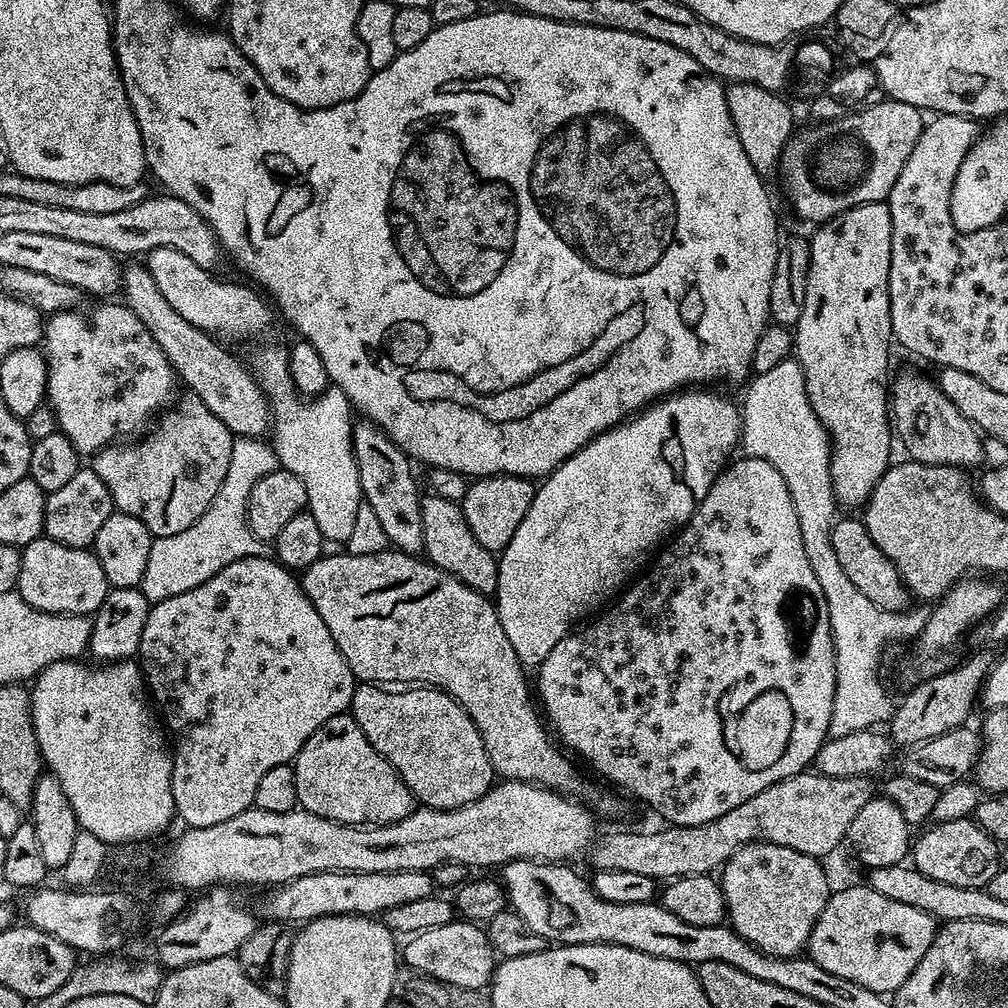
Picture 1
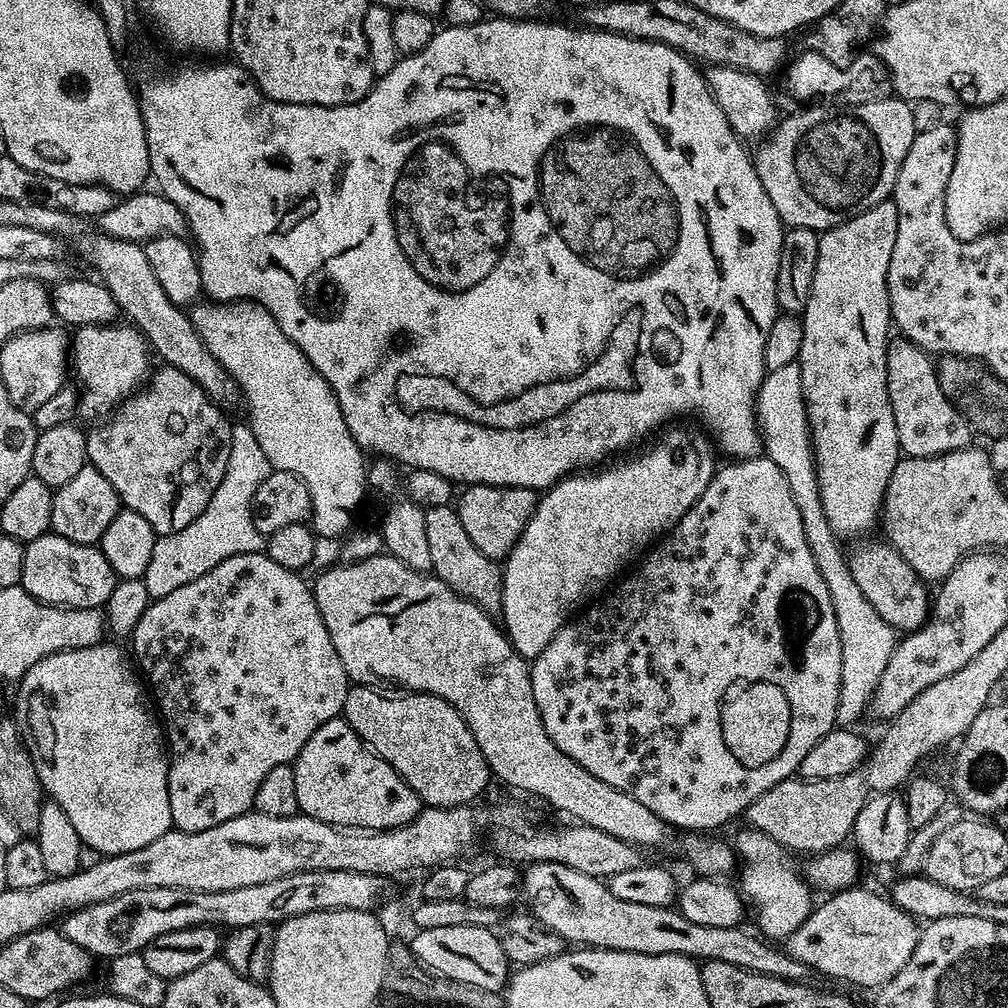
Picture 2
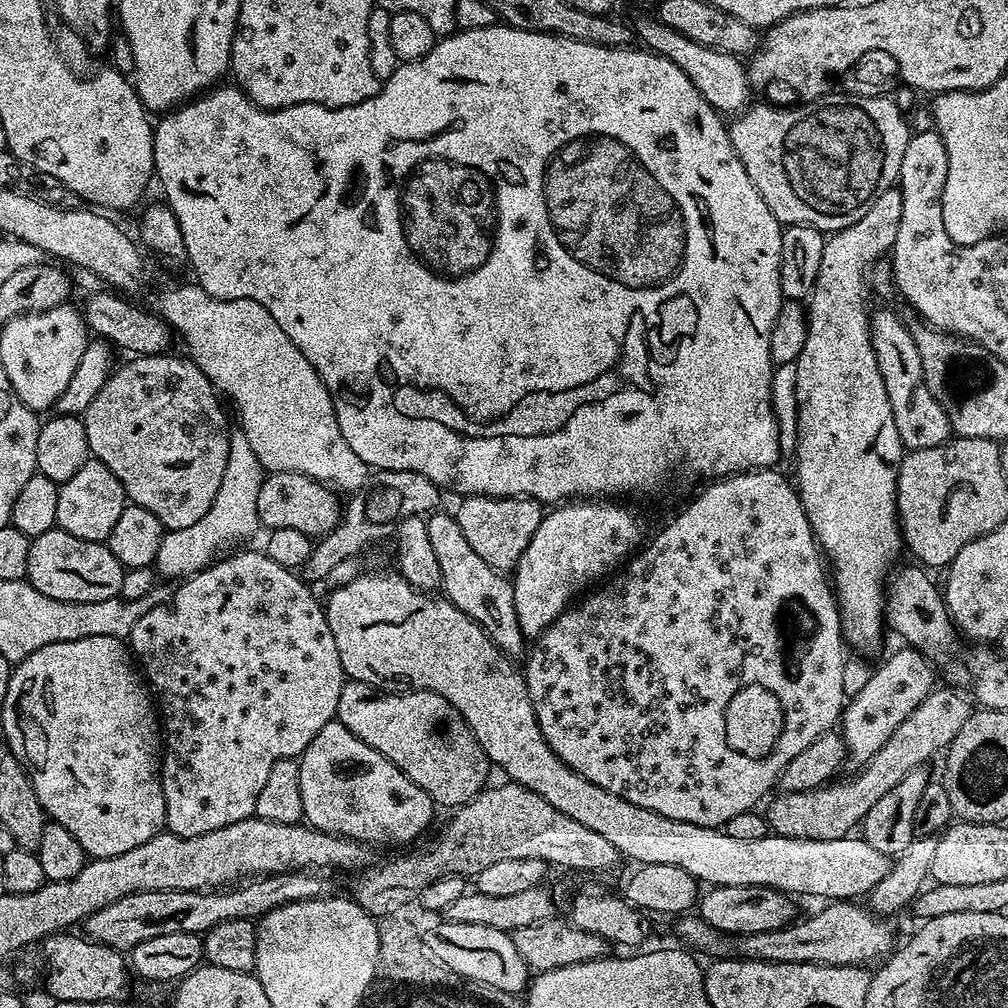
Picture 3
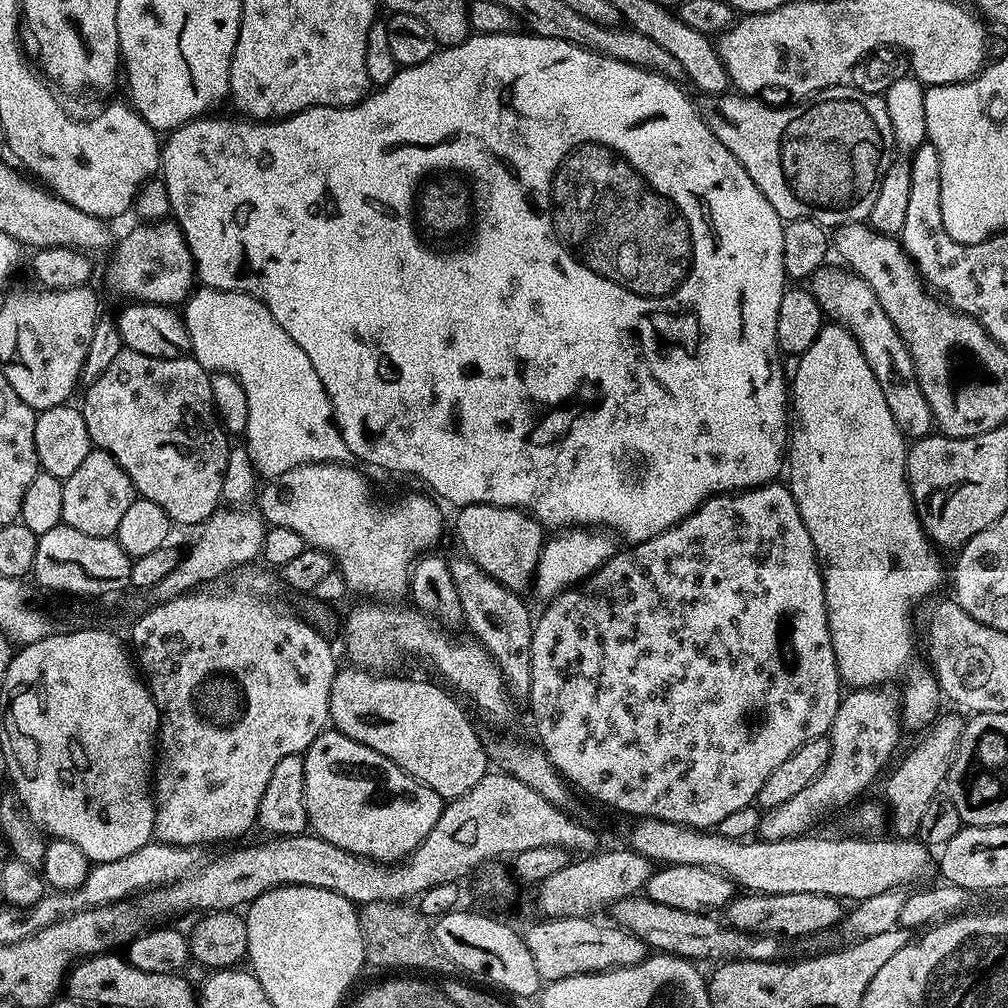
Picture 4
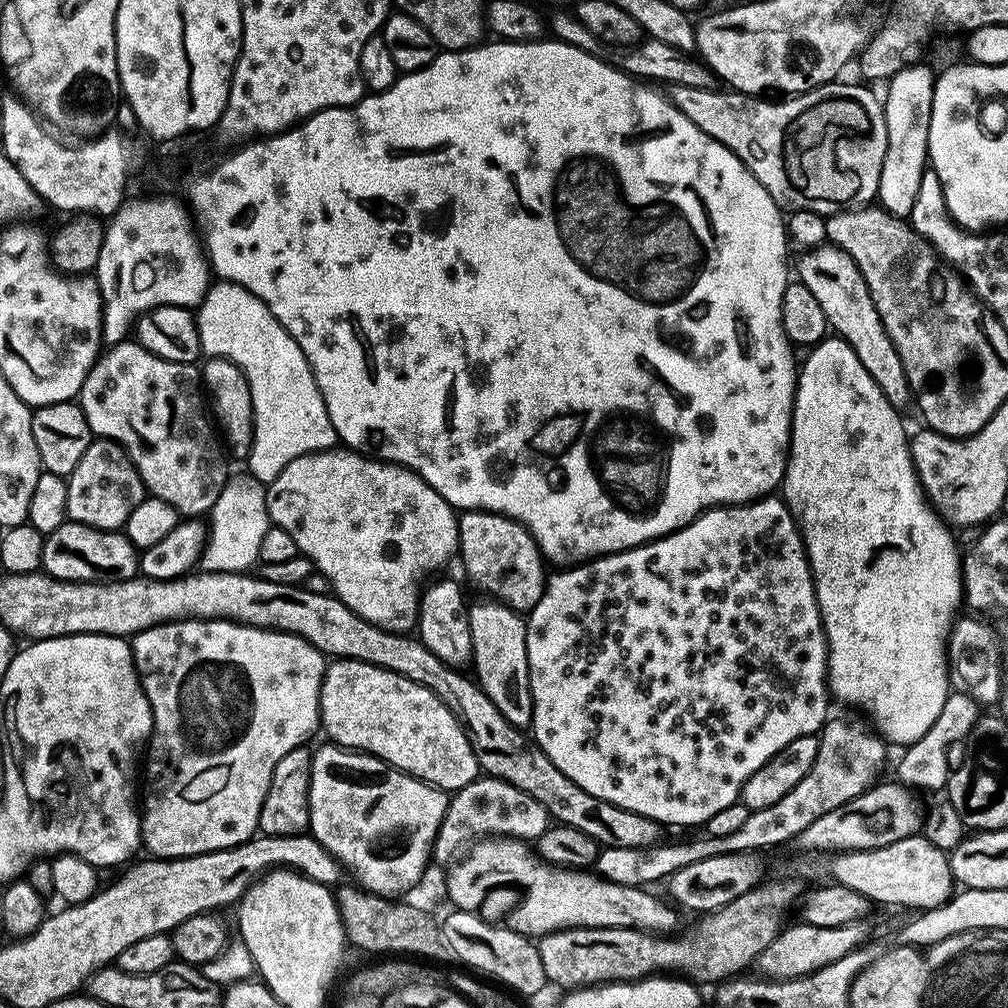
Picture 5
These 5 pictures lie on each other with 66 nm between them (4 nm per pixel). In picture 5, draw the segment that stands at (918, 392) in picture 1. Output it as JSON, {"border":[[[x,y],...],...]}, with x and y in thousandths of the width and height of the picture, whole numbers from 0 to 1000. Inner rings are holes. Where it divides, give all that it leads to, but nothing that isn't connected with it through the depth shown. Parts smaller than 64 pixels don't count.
{"border":[[[814,244],[797,251],[794,258],[793,281],[805,288],[808,296],[815,304],[815,312],[819,312],[821,324],[832,336],[838,337],[851,351],[851,359],[859,363],[863,375],[871,379],[871,387],[879,391],[879,395],[891,407],[897,407],[900,401],[906,400],[905,384],[899,375],[899,367],[895,355],[875,321],[875,315],[867,304],[867,296],[863,296],[863,288],[859,284],[859,276],[851,268],[847,256],[828,244]]]}

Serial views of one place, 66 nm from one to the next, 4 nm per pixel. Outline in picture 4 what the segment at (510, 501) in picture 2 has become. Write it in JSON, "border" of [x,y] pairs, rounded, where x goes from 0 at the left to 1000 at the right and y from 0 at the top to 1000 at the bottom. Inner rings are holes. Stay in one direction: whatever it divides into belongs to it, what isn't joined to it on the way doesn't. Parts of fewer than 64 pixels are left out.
{"border":[[[462,500],[455,505],[452,512],[452,532],[456,535],[459,551],[469,556],[486,573],[493,575],[498,581],[513,589],[529,578],[532,559],[536,547],[540,544],[542,525],[531,512],[515,504],[499,504],[493,500]]]}

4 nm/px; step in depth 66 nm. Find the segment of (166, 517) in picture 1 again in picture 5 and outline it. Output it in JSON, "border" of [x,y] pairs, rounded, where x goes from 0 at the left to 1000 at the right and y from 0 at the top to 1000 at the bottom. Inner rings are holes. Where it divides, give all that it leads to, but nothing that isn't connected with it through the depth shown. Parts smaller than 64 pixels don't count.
{"border":[[[125,335],[119,341],[110,342],[92,361],[90,367],[85,371],[85,379],[79,385],[77,400],[80,407],[85,411],[85,419],[89,423],[92,434],[111,437],[113,439],[121,441],[127,448],[132,462],[137,466],[139,476],[144,485],[150,491],[156,492],[161,498],[169,498],[169,502],[173,502],[175,509],[183,514],[198,514],[209,507],[223,480],[228,475],[228,468],[226,468],[227,453],[224,451],[223,441],[216,432],[215,422],[204,404],[204,390],[202,388],[200,369],[193,360],[186,361],[185,359],[166,358],[165,355],[158,354],[157,351],[150,350],[149,347],[143,346],[136,339]]]}

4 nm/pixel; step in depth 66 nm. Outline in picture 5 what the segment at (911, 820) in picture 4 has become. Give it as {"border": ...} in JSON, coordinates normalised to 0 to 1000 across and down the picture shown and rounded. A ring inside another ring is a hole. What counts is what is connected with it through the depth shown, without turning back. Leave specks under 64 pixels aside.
{"border":[[[941,686],[938,700],[935,700],[931,712],[927,712],[927,720],[923,720],[923,724],[919,724],[919,728],[915,728],[911,736],[902,738],[896,743],[897,751],[889,758],[888,773],[905,784],[910,784],[909,782],[936,783],[942,769],[940,745],[943,744],[944,738],[951,739],[959,731],[973,709],[973,699],[967,694],[963,694],[956,687]]]}

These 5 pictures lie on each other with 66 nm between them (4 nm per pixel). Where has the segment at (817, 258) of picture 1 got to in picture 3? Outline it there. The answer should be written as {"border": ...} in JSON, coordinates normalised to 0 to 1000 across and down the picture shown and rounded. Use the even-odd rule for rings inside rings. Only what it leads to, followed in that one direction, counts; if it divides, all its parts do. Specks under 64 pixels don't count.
{"border":[[[886,185],[884,187],[880,187],[879,189],[877,189],[874,194],[871,195],[871,197],[863,204],[863,208],[859,208],[859,212],[855,212],[855,216],[851,216],[851,220],[847,220],[847,224],[843,224],[842,226],[836,226],[834,230],[826,230],[820,235],[820,237],[818,237],[817,247],[815,248],[814,267],[812,268],[810,281],[806,285],[804,297],[801,299],[800,302],[800,309],[802,312],[802,334],[800,335],[800,343],[796,343],[796,351],[792,354],[792,356],[790,356],[789,360],[790,446],[788,449],[788,455],[790,455],[790,472],[788,471],[788,483],[790,487],[794,489],[794,497],[796,498],[796,502],[800,506],[800,514],[804,518],[804,522],[806,523],[806,529],[810,531],[810,539],[815,545],[816,551],[820,553],[820,555],[823,557],[823,563],[824,566],[827,568],[827,590],[829,592],[829,598],[833,604],[833,626],[839,636],[840,642],[842,644],[850,643],[850,645],[853,647],[867,646],[868,643],[872,641],[873,634],[876,633],[877,627],[879,628],[879,618],[877,610],[879,576],[882,574],[883,568],[886,566],[887,561],[885,562],[885,559],[887,559],[888,556],[892,554],[893,547],[896,549],[899,544],[897,533],[893,527],[893,517],[889,510],[889,468],[893,464],[893,456],[894,454],[896,454],[899,445],[895,438],[893,438],[893,432],[891,431],[891,423],[887,423],[887,407],[883,407],[883,395],[879,395],[879,379],[875,379],[875,367],[871,367],[871,355],[867,355],[867,343],[865,342],[865,323],[863,320],[863,305],[861,306],[860,298],[861,290],[863,294],[863,278],[862,275],[859,273],[859,268],[864,267],[866,263],[868,263],[870,259],[874,257],[873,252],[875,250],[880,251],[882,247],[884,247],[886,240],[888,240],[891,236],[891,220],[895,220],[895,192],[893,191],[892,186]]]}

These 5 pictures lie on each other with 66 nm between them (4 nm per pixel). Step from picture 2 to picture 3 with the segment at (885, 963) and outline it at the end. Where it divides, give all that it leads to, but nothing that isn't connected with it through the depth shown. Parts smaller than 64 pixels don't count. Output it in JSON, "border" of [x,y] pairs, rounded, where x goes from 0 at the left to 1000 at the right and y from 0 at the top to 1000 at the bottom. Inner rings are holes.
{"border":[[[821,895],[816,898],[814,905],[807,909],[791,912],[780,921],[772,923],[760,923],[749,925],[739,929],[725,929],[723,925],[710,923],[708,919],[701,917],[690,907],[679,907],[670,914],[671,925],[675,928],[674,936],[680,941],[688,945],[699,944],[702,950],[712,952],[728,952],[737,950],[739,952],[762,952],[765,956],[852,956],[860,957],[860,952],[872,953],[880,949],[886,943],[885,925],[881,922],[882,914],[870,911],[860,900],[852,901],[849,895]]]}

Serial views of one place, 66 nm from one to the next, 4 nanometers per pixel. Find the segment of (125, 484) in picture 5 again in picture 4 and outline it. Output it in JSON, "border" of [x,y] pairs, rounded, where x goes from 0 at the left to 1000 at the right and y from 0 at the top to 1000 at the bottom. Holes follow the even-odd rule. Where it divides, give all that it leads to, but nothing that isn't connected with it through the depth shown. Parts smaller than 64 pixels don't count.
{"border":[[[92,443],[91,448],[85,450],[81,462],[77,462],[77,466],[73,466],[73,470],[63,478],[62,517],[73,526],[81,526],[81,530],[114,533],[117,518],[121,518],[129,498],[137,494],[129,470],[117,462],[108,448],[102,448],[97,443]]]}

